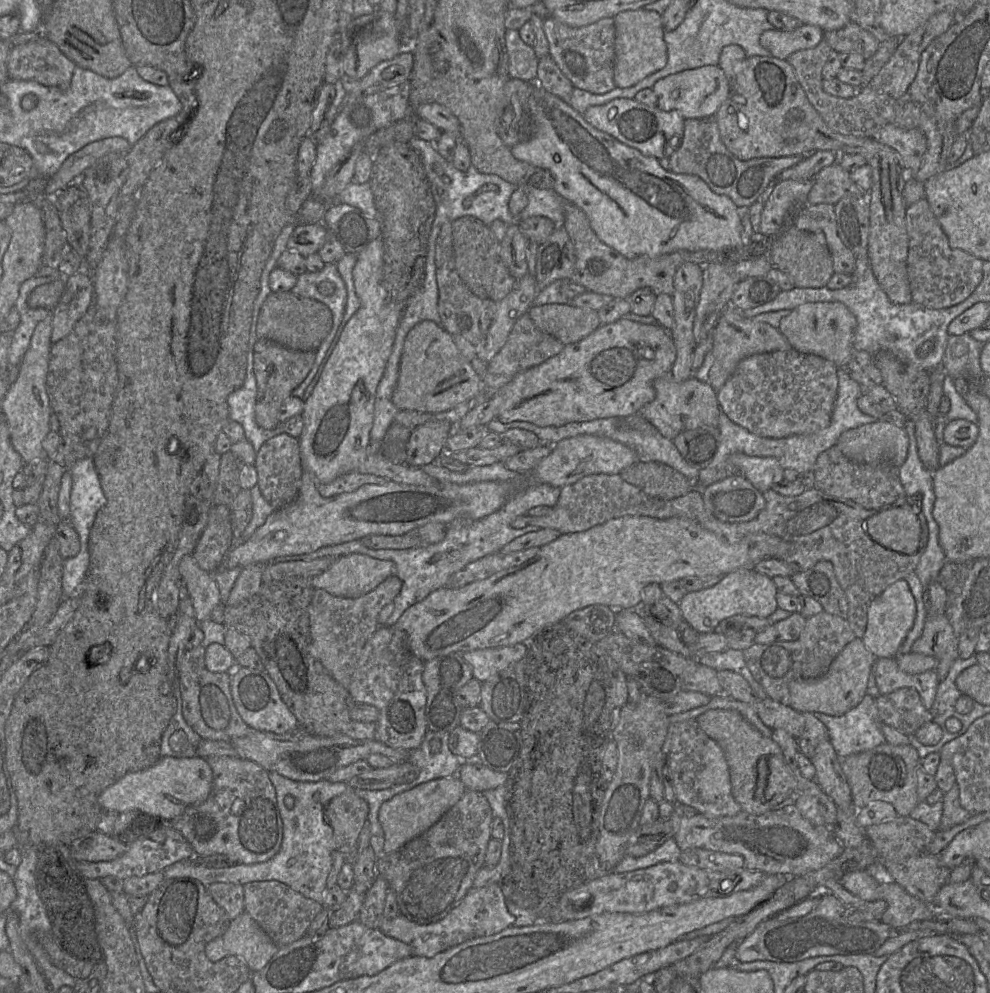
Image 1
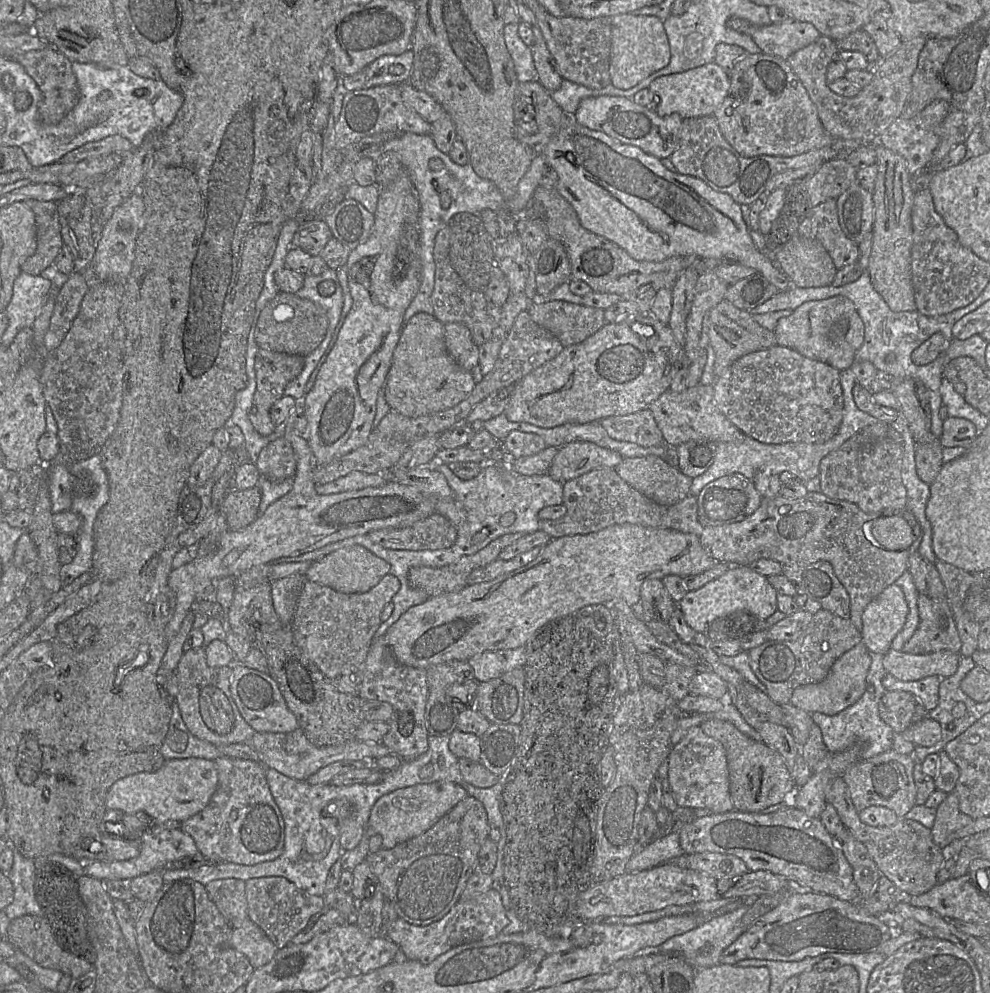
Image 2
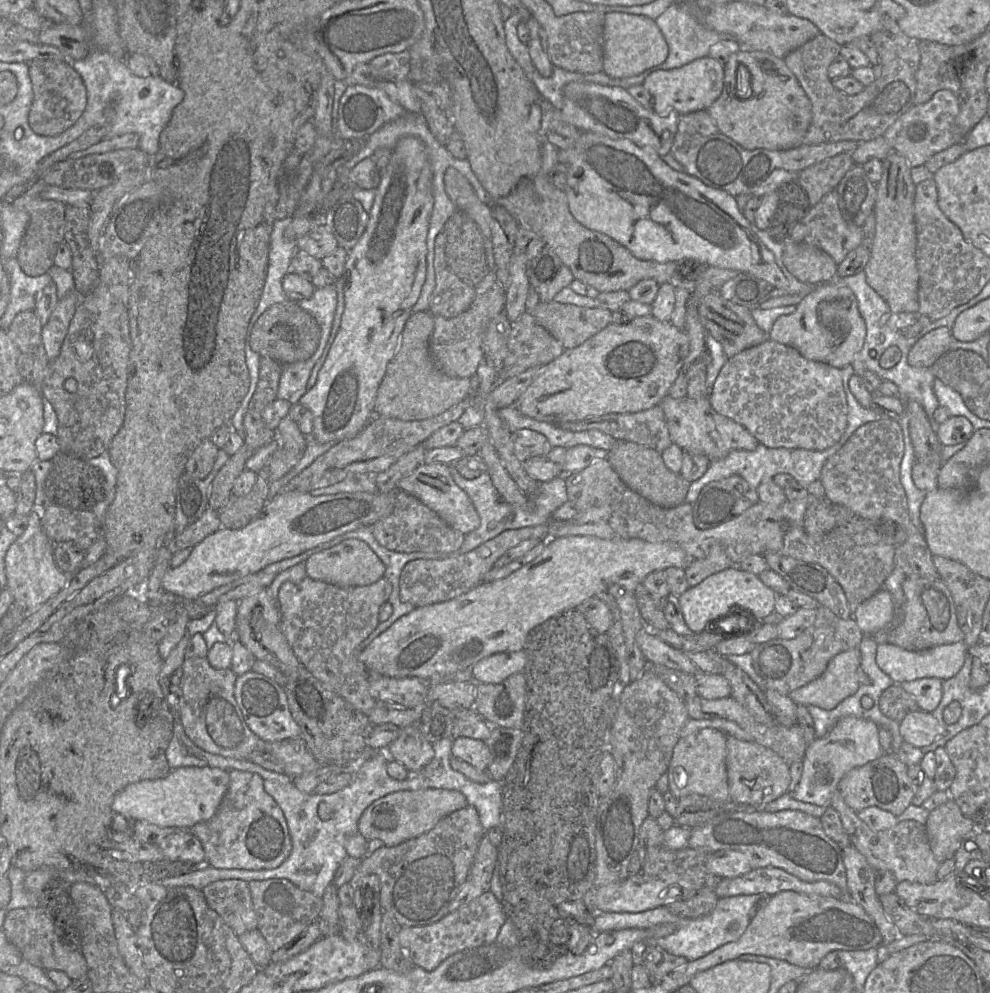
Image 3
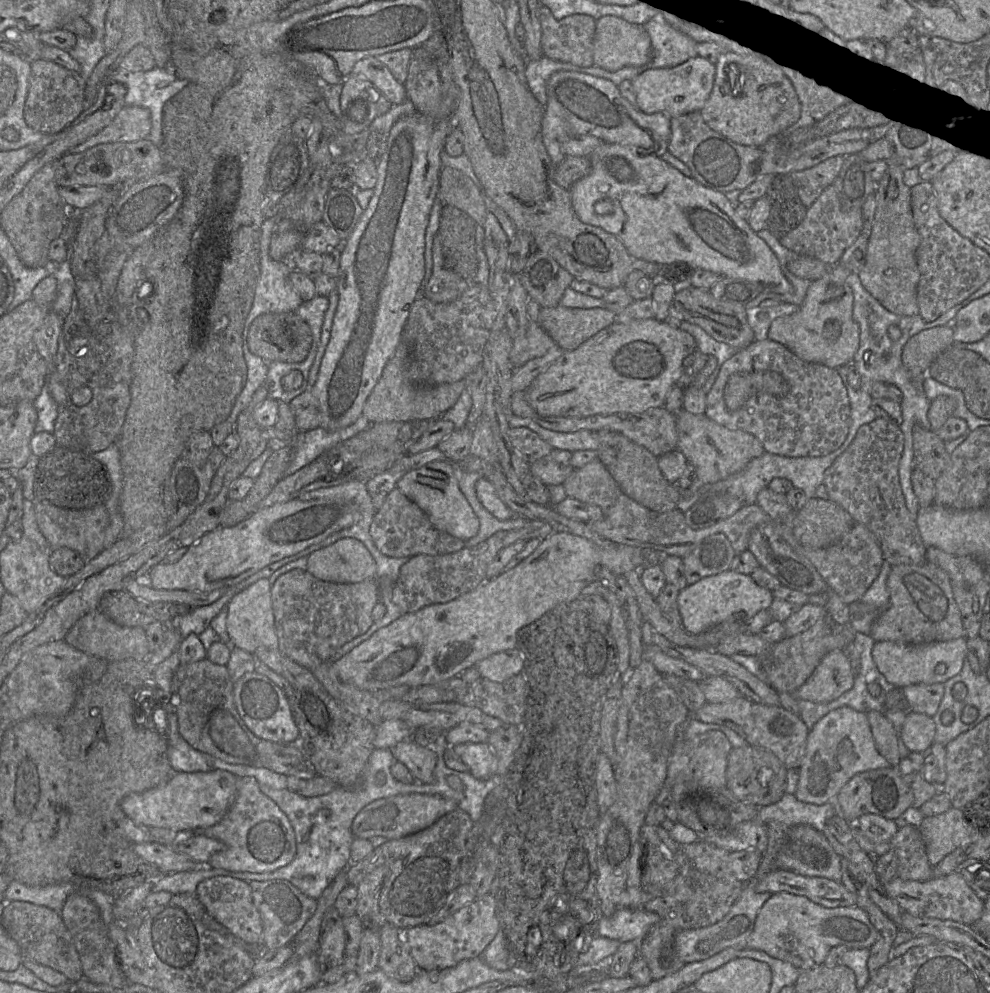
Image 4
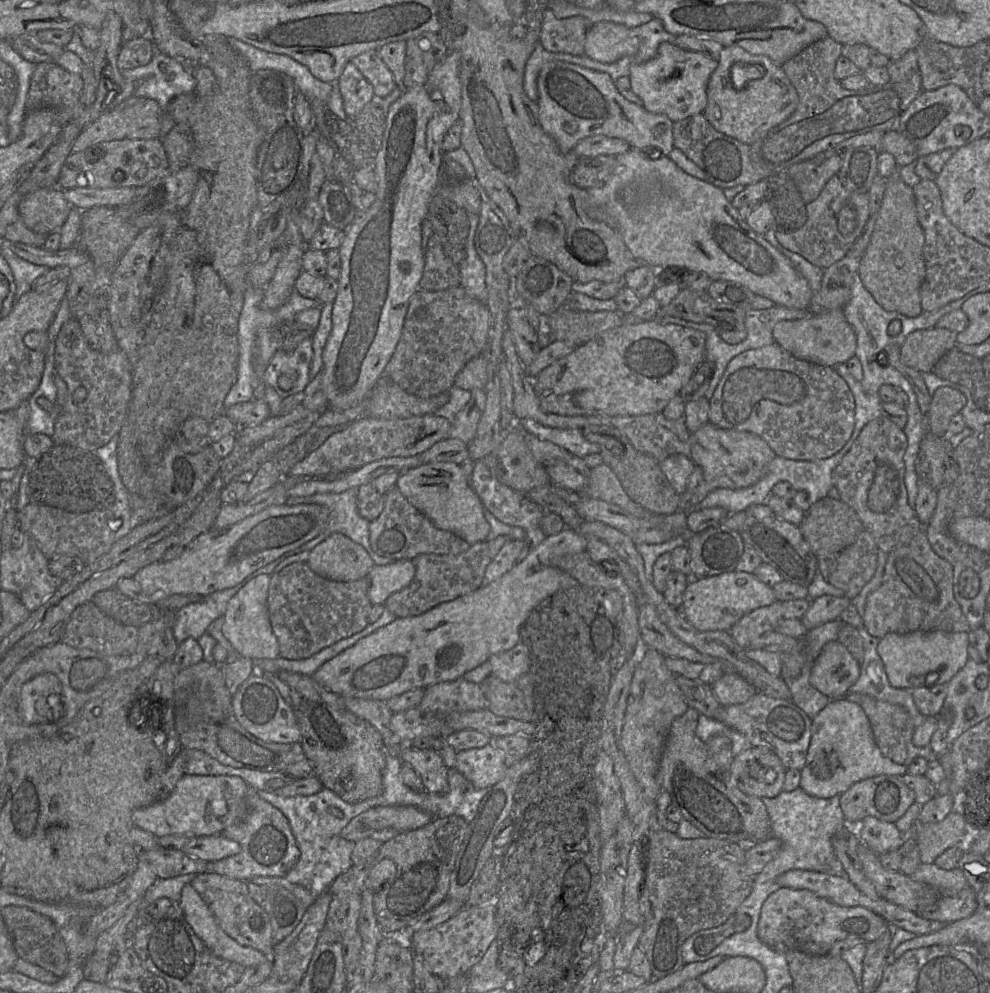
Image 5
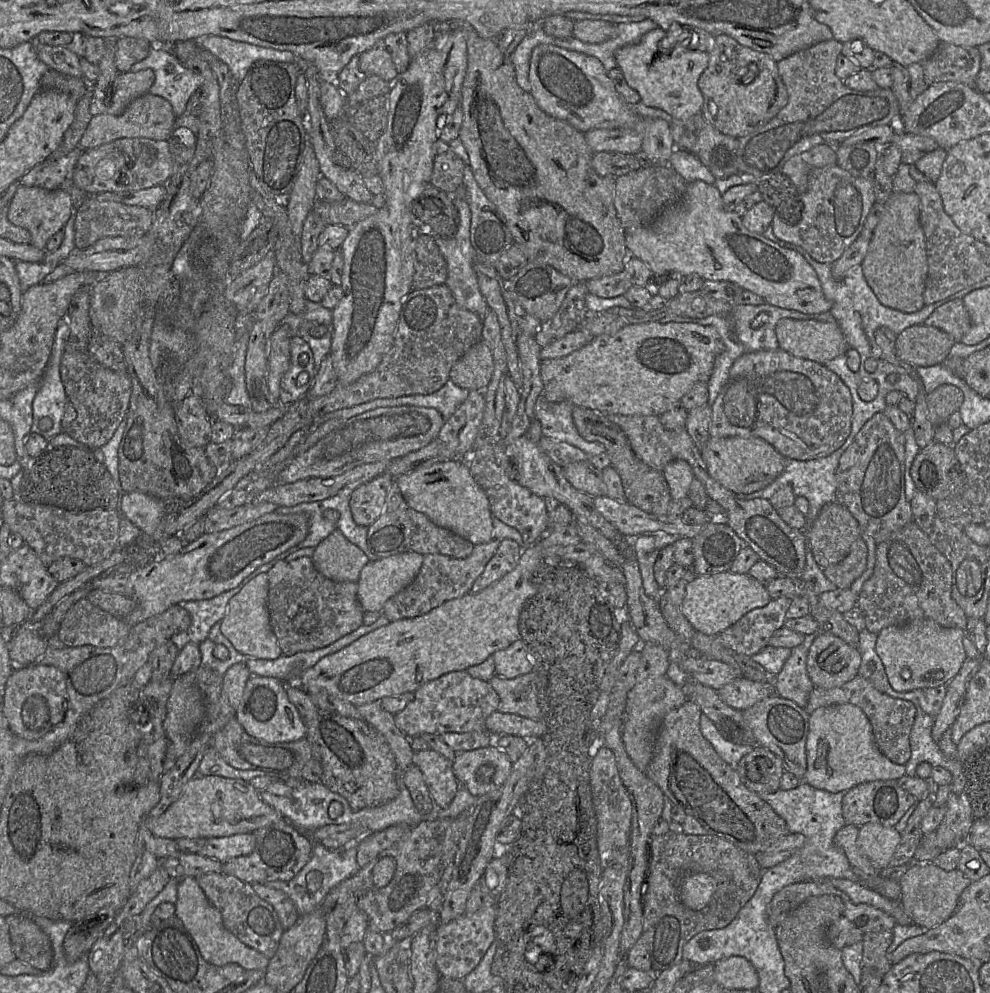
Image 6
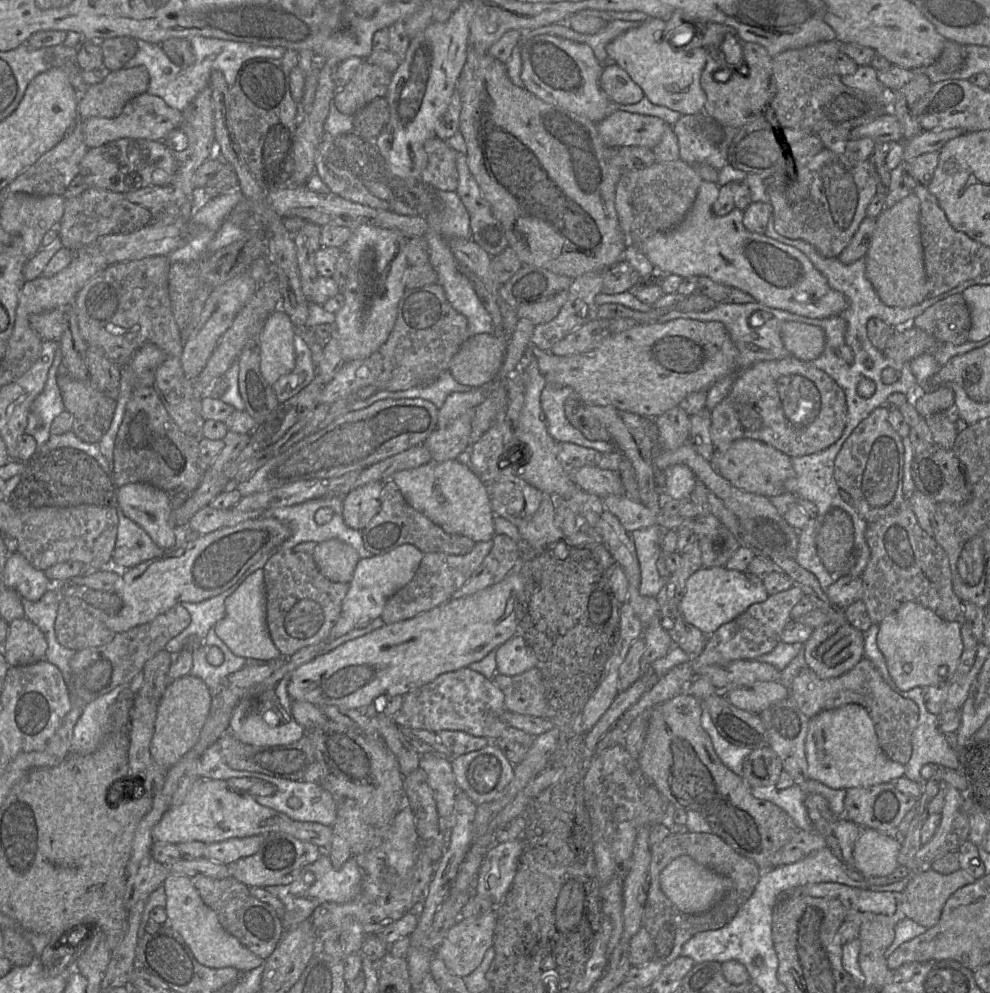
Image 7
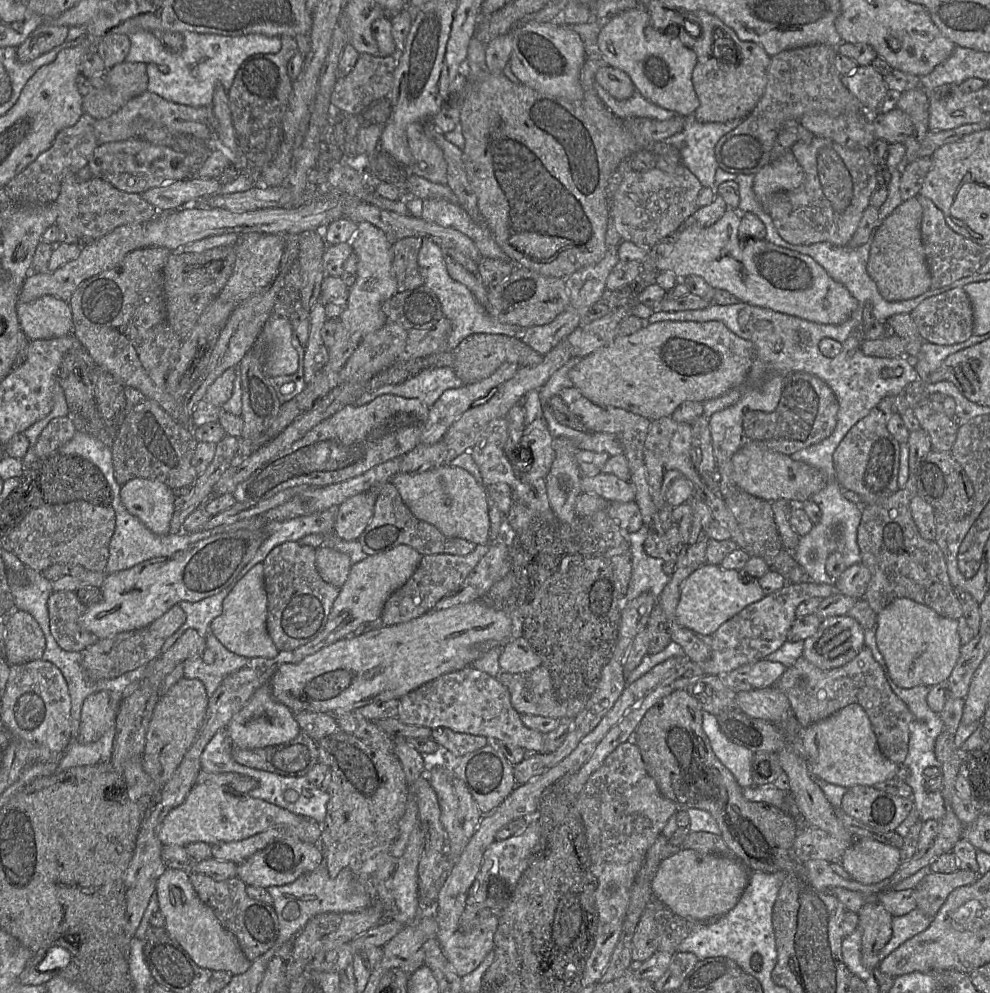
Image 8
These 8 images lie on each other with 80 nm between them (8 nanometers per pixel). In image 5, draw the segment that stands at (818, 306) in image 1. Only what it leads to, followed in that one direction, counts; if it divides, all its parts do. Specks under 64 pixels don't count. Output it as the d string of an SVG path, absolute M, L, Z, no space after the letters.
M846 254L824 270L819 294L822 312L799 320L782 320L775 324L772 334L775 343L794 357L819 365L836 367L855 355L857 340L854 329L846 320L843 308L851 295L851 287L862 258Z

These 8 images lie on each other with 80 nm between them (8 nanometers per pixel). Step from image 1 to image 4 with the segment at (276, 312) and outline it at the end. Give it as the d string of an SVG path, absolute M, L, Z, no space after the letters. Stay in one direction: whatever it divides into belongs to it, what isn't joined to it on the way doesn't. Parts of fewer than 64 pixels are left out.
M295 312L265 313L257 317L248 333L251 353L265 362L301 362L307 357L313 342L310 326Z

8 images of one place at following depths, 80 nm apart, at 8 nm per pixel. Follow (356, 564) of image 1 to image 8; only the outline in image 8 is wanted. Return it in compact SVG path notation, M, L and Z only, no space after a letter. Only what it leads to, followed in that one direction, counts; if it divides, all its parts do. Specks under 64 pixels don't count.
M324 545L316 549L315 564L322 579L338 588L344 585L352 566L348 554Z

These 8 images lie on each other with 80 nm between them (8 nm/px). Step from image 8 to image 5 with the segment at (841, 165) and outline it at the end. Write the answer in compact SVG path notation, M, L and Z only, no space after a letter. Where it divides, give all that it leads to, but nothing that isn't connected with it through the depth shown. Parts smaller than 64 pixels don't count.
M834 175L806 209L807 221L801 228L790 233L775 230L775 236L784 248L825 269L841 260L861 234L869 218L869 195L848 191Z

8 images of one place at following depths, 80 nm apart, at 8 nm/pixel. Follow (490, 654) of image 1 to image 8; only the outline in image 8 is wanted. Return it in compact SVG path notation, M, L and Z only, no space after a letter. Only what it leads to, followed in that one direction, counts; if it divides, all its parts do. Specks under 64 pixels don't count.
M523 637L507 641L499 656L499 665L502 672L527 672L541 664L540 657Z

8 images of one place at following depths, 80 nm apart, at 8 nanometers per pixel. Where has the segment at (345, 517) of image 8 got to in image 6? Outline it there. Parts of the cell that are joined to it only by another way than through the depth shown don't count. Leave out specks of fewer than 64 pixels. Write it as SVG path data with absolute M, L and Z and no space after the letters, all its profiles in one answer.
M382 473L348 493L352 518L356 524L368 527L380 516L392 482L394 477Z

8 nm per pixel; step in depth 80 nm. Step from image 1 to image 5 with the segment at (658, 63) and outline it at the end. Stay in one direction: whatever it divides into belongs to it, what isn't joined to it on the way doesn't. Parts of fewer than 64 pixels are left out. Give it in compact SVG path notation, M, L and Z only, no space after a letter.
M609 21L593 23L586 34L585 55L602 63L612 63L637 53L639 38L631 28Z

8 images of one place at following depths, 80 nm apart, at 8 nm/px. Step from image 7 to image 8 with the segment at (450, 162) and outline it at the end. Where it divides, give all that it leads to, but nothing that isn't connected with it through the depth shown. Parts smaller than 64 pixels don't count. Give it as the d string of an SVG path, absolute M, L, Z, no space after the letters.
M413 122L410 123L407 128L406 128L406 139L407 139L407 144L410 149L410 152L412 154L412 162L410 166L402 166L397 164L399 167L401 167L404 172L407 174L407 176L411 175L416 175L419 177L422 177L430 182L436 183L436 184L442 184L446 185L447 183L447 165L443 156L442 151L440 148L437 146L435 142L433 142L424 132L423 129L423 122Z

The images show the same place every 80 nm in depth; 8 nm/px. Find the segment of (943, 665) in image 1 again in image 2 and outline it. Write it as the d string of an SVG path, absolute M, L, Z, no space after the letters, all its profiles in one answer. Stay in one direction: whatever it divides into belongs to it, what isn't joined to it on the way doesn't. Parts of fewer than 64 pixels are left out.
M919 594L917 607L919 625L901 651L929 654L949 650L960 654L961 640L947 599L933 599Z

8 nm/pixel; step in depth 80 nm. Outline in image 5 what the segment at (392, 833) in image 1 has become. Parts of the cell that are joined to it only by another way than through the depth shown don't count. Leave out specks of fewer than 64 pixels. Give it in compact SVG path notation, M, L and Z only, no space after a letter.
M377 806L354 817L341 831L341 837L356 842L360 839L371 837L380 830L394 829L398 833L415 830L427 825L434 817L426 811L414 806Z

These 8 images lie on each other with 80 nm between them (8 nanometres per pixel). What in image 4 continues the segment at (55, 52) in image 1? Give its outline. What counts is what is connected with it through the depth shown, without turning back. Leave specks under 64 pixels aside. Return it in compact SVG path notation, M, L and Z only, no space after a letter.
M38 59L31 63L30 88L24 107L26 123L42 133L60 133L84 110L86 80L80 73L50 60Z

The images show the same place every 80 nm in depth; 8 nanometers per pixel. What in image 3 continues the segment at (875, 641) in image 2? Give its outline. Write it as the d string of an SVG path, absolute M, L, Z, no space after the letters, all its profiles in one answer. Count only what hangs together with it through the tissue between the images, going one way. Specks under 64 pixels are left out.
M881 589L871 598L861 603L853 615L853 619L862 633L869 636L884 629L889 629L893 617L892 597L885 589Z

